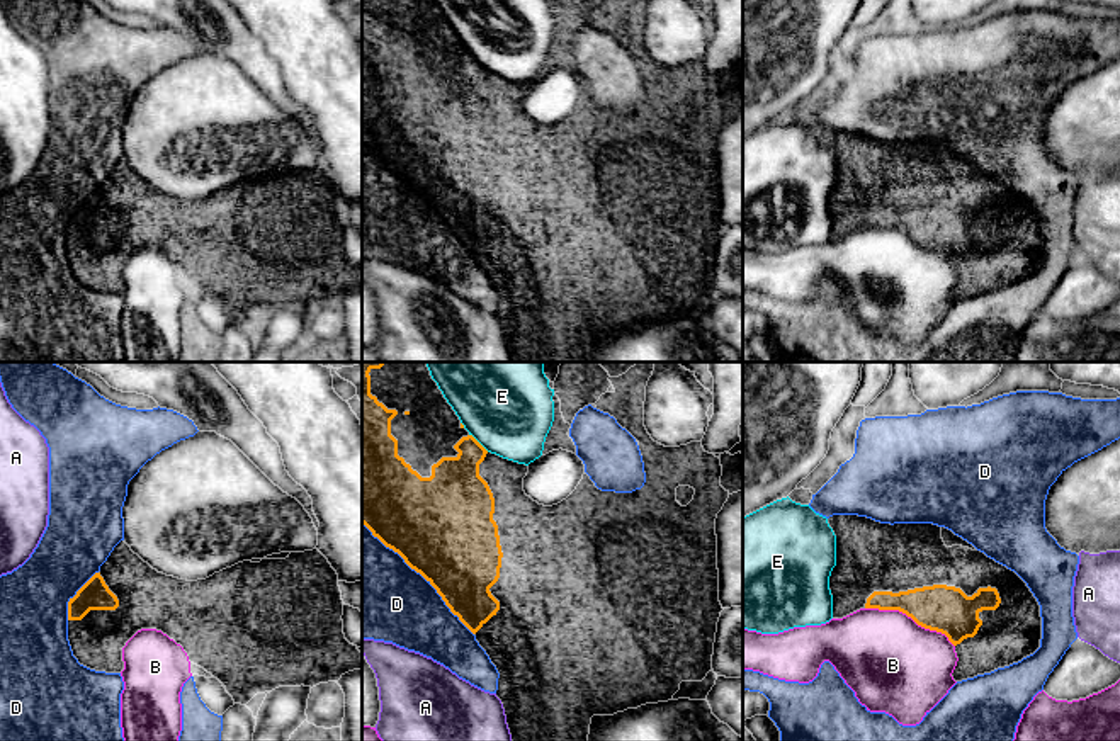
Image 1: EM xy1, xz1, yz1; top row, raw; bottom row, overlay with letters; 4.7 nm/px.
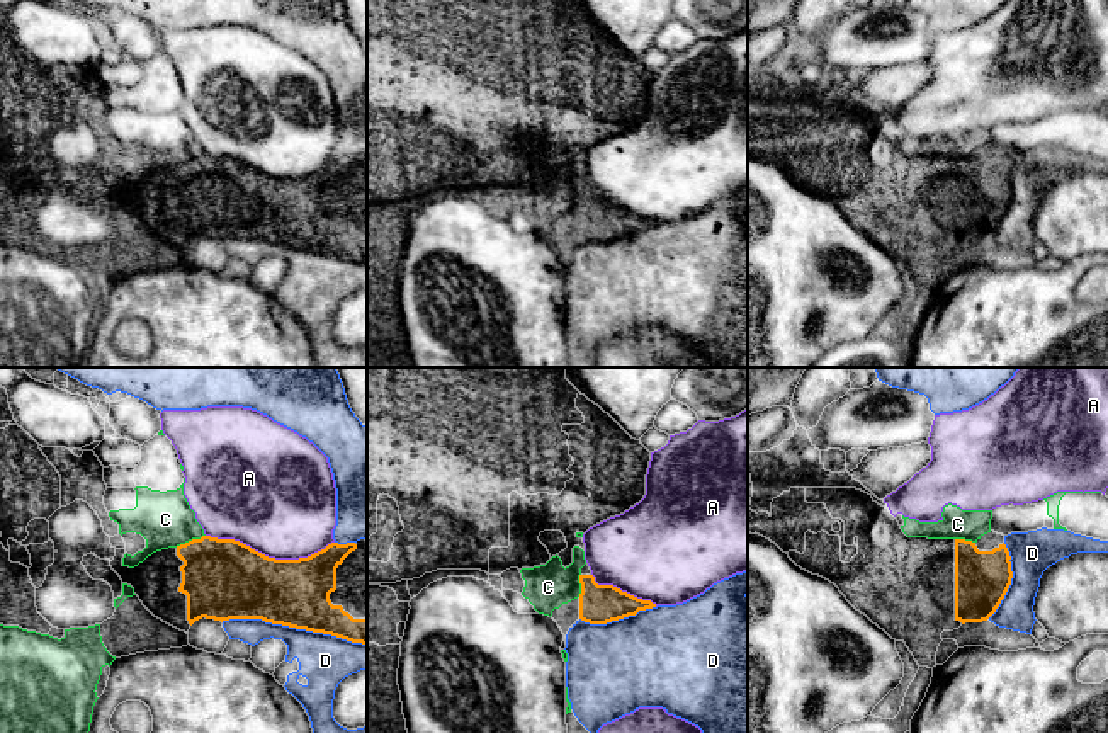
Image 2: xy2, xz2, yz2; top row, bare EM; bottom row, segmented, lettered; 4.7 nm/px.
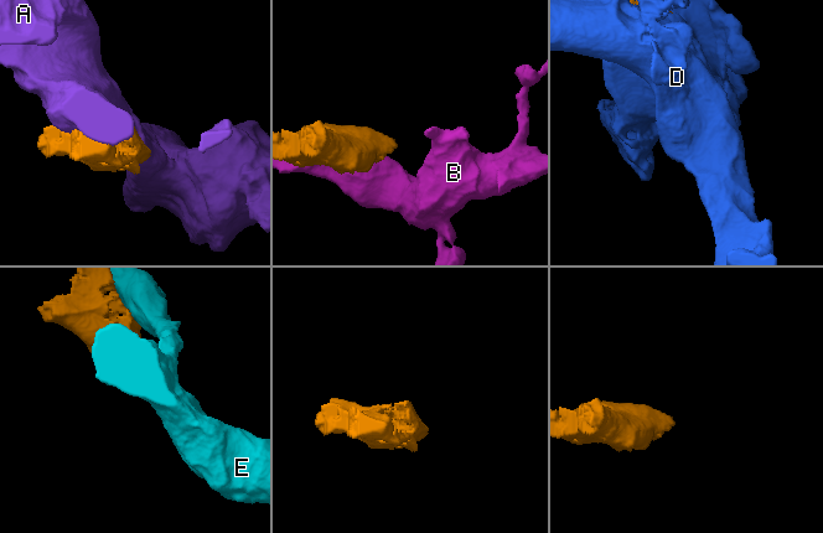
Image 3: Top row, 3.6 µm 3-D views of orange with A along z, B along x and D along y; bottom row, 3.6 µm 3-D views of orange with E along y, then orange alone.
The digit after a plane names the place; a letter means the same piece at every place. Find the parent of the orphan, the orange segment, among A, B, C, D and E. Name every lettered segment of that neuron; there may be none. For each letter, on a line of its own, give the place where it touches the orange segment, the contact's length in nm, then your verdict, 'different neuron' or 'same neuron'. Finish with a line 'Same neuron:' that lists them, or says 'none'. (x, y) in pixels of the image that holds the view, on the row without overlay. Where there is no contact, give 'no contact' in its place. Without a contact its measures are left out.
A: xy2 (271, 177) | 600 nm | different neuron
B: yz1 (911, 237) | 460 nm | different neuron
C: xy2 (189, 160) | 160 nm | different neuron
D: xy2 (294, 245) | 700 nm | different neuron
E: xz1 (478, 62) | 130 nm | different neuron
Same neuron: none

